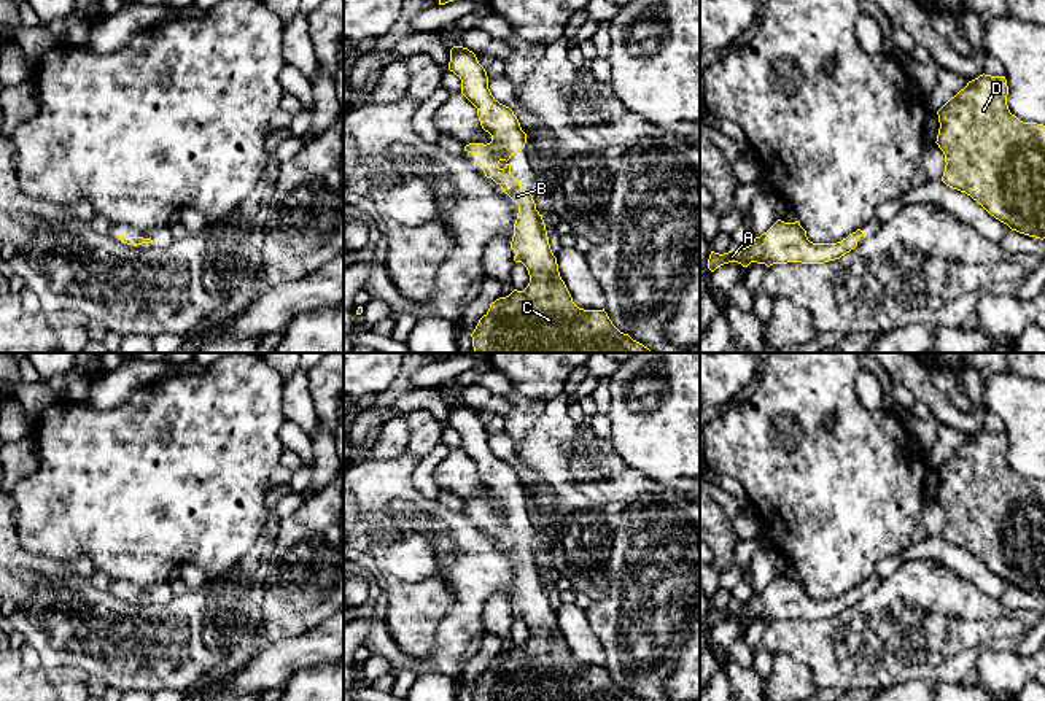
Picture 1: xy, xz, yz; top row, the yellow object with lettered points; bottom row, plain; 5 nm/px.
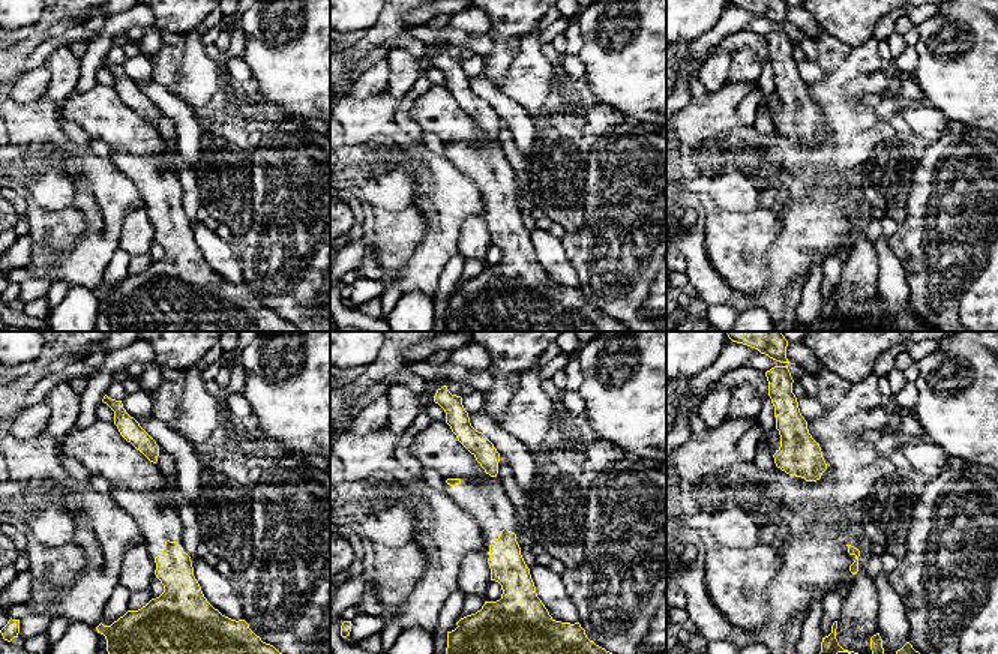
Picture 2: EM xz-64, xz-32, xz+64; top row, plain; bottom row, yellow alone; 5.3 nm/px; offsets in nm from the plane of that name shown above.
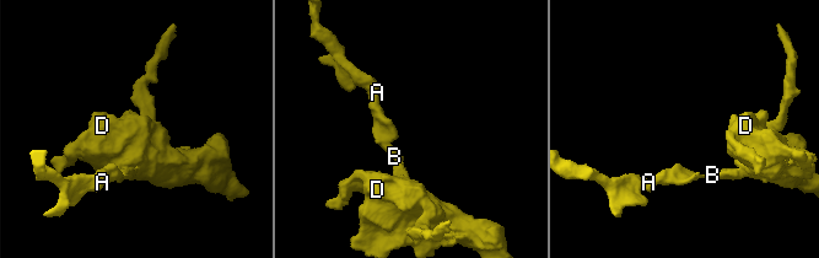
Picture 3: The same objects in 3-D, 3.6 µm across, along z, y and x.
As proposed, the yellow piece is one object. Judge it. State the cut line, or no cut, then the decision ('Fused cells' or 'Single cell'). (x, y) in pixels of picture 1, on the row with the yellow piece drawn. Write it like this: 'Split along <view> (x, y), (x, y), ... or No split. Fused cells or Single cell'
No split. Single cell

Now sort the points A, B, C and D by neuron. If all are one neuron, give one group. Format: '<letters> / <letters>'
A B C D

